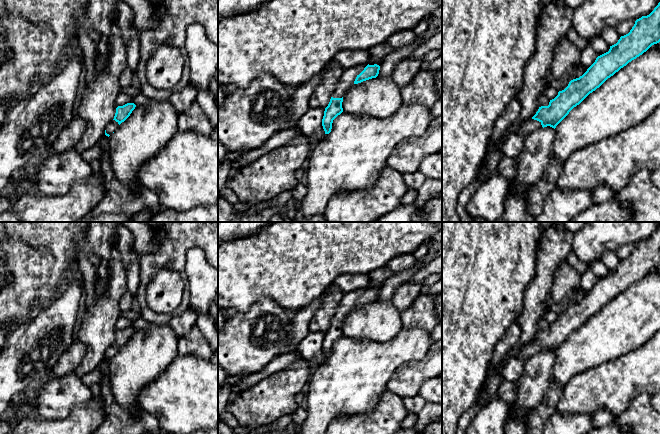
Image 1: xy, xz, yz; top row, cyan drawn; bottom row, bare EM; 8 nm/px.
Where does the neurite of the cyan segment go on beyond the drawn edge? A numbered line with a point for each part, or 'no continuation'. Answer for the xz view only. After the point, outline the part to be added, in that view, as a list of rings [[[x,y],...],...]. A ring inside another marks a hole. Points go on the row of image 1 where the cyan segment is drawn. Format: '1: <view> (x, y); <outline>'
1: xz (349, 75); [[[362,63],[344,70],[332,97],[342,98],[346,91],[354,84],[356,77],[364,70],[367,65],[368,63]]]

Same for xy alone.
1: xy (112, 127); [[[113,120],[107,126],[106,133],[109,134],[109,135],[111,135],[113,132],[115,132],[117,130],[118,127],[119,127],[118,122],[116,122],[115,120]]]

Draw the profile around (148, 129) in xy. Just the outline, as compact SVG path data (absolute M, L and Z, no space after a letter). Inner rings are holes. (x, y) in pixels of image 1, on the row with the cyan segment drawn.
M150 99L146 106L137 105L130 116L108 137L109 159L115 177L130 189L142 184L138 178L139 169L154 158L178 131L176 109L169 101Z

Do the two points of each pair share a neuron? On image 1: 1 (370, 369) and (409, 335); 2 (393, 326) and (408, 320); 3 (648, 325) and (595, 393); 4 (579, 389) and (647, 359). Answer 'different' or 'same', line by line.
1: same
2: different
3: different
4: same

